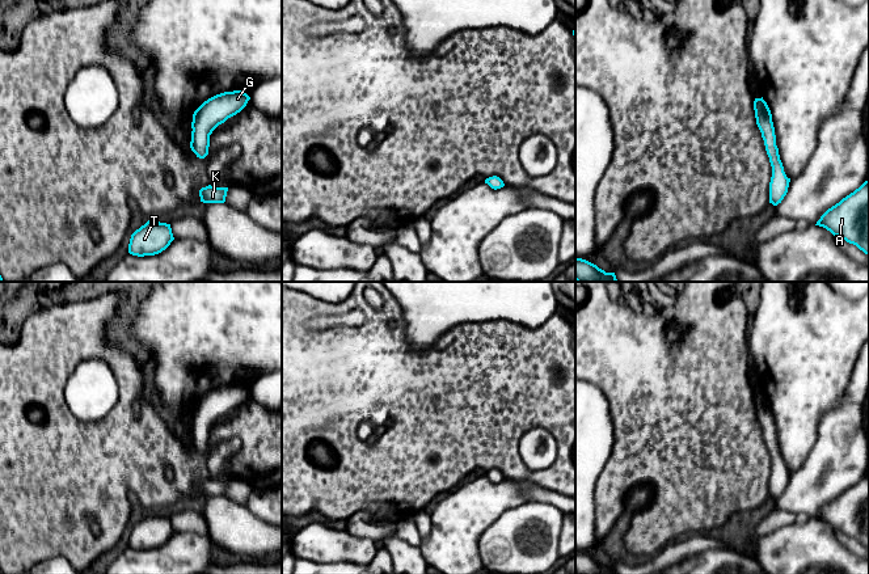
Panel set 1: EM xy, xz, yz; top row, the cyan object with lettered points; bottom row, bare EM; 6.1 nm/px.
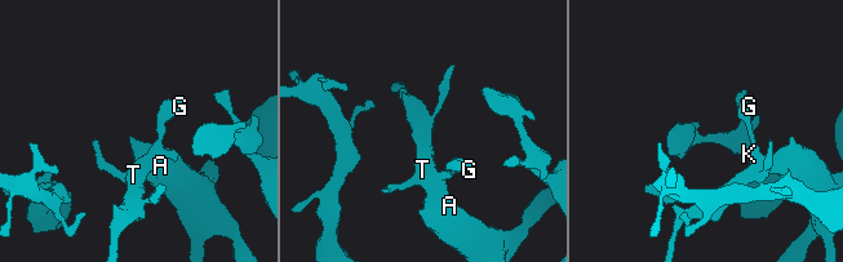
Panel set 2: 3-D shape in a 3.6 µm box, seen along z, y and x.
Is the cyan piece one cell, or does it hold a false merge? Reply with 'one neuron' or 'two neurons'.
one neuron

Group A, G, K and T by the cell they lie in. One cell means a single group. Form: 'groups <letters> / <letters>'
groups A G K T

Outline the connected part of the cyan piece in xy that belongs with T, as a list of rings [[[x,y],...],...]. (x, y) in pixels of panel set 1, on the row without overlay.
[[[148,514],[130,532],[128,546],[138,550],[155,549],[174,533],[170,518]]]

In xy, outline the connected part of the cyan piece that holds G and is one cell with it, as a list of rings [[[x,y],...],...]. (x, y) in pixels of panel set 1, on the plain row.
[[[224,385],[204,394],[193,408],[190,442],[199,452],[208,448],[210,429],[228,411],[240,406],[250,391],[241,385]]]

